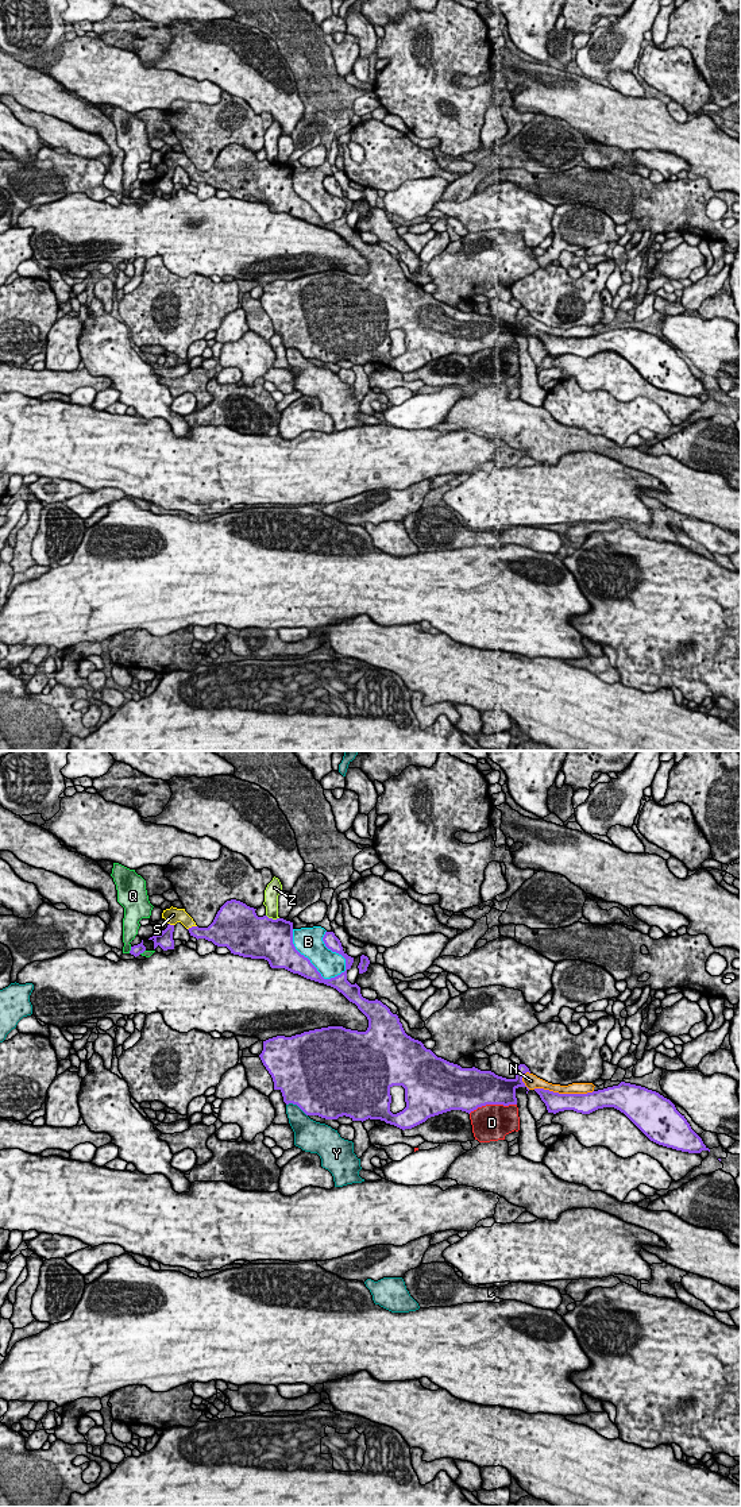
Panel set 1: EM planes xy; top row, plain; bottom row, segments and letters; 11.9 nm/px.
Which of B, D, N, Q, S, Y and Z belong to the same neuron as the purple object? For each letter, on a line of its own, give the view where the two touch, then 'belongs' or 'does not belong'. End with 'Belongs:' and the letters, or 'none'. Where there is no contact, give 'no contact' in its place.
B: xy | does not belong
D: xy | does not belong
N: xy | does not belong
Q: xy | does not belong
S: xy | belongs
Y: xy | does not belong
Z: xy | does not belong
Belongs: S

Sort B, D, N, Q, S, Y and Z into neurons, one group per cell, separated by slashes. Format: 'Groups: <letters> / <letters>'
Groups: B / D / N / Q / S / Y / Z

